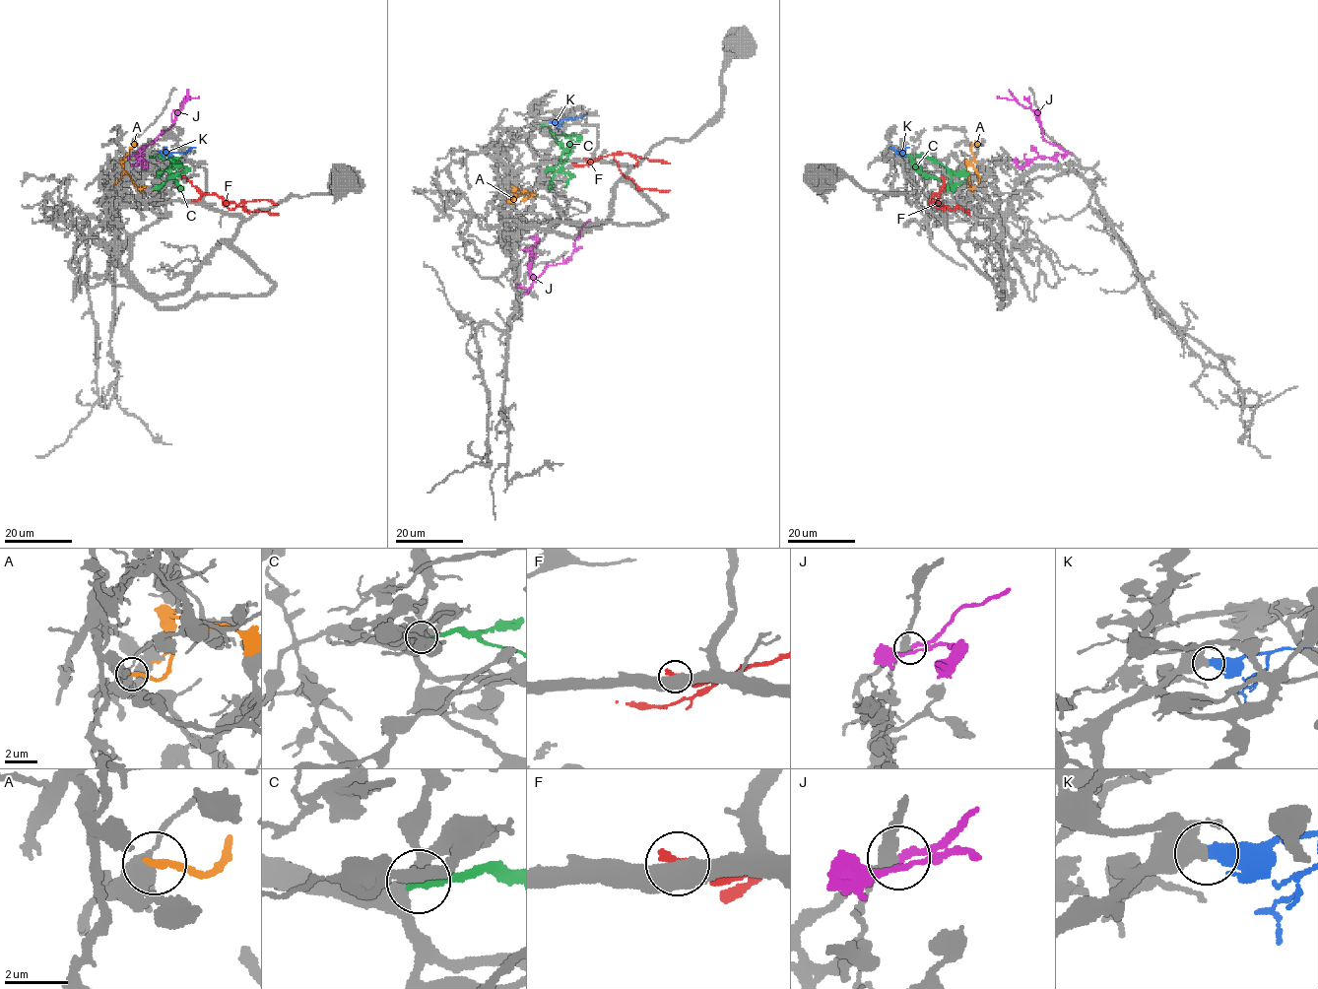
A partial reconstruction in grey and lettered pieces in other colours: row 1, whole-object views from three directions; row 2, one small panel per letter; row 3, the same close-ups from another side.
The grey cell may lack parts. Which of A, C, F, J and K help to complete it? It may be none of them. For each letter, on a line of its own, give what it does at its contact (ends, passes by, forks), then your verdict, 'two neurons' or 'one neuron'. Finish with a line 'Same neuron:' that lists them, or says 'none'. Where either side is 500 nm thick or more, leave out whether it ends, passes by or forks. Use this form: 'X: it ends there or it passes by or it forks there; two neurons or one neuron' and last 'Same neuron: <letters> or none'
A: two neurons
C: it ends there; two neurons
F: two neurons
J: it ends there; one neuron
K: it ends there; two neurons
Same neuron: J

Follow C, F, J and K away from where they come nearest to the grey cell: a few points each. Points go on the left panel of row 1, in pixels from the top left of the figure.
C: (151, 157), (159, 155), (185, 167), (184, 172), (176, 172), (153, 188)
F: (194, 201), (206, 193), (216, 194), (230, 210), (242, 207), (247, 210), (279, 213)
J: (132, 155), (168, 129), (187, 99), (199, 97)
K: (159, 151), (183, 153), (195, 148)

